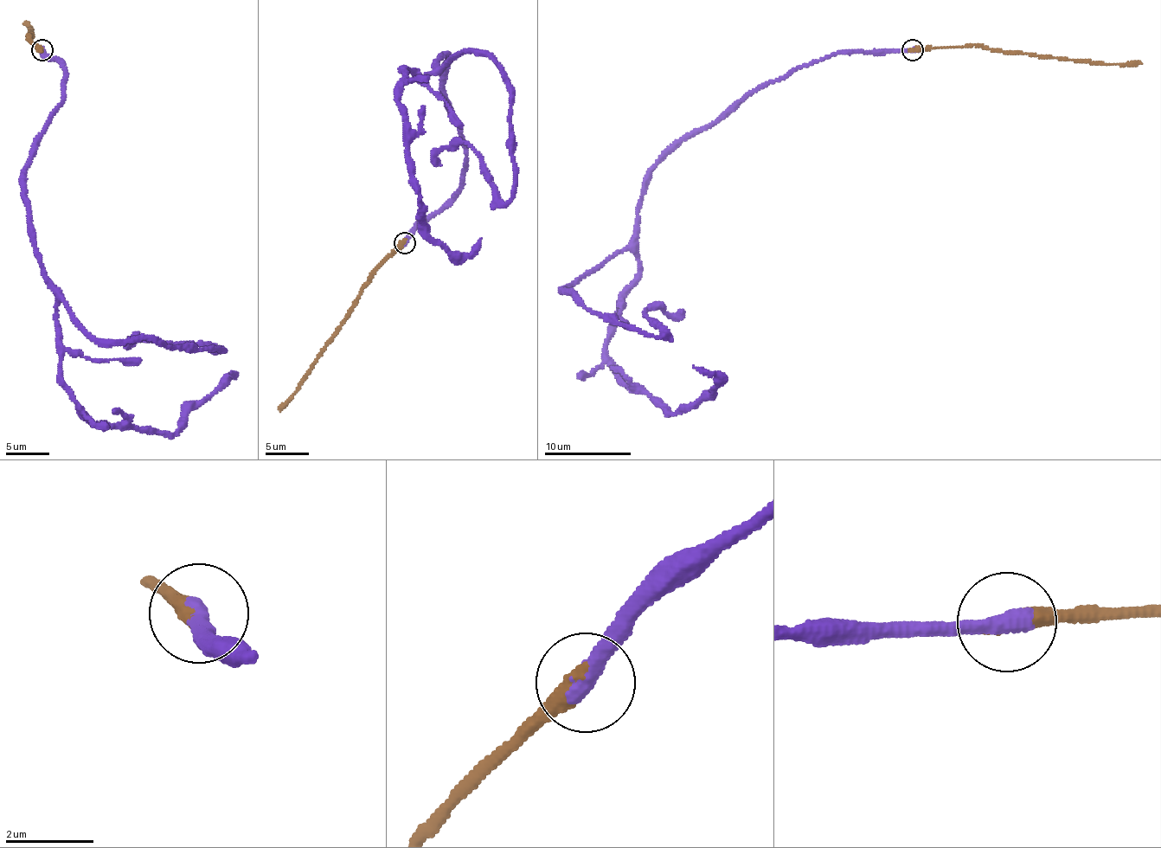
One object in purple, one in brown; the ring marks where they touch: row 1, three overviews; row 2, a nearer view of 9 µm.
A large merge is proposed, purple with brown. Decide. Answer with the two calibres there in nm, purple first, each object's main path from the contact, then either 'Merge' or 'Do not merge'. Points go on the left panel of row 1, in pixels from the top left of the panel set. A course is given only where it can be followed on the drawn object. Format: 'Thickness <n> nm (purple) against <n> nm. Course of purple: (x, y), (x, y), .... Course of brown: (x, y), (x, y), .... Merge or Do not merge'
Thickness 440 nm (purple) against 440 nm. Course of purple: (41, 49), (65, 75), (62, 100), (22, 170), (41, 273), (96, 338), (224, 349), (129, 342), (137, 337). Course of brown: (41, 49), (29, 39), (30, 35), (28, 38), (34, 37), (33, 29), (28, 23). Merge

